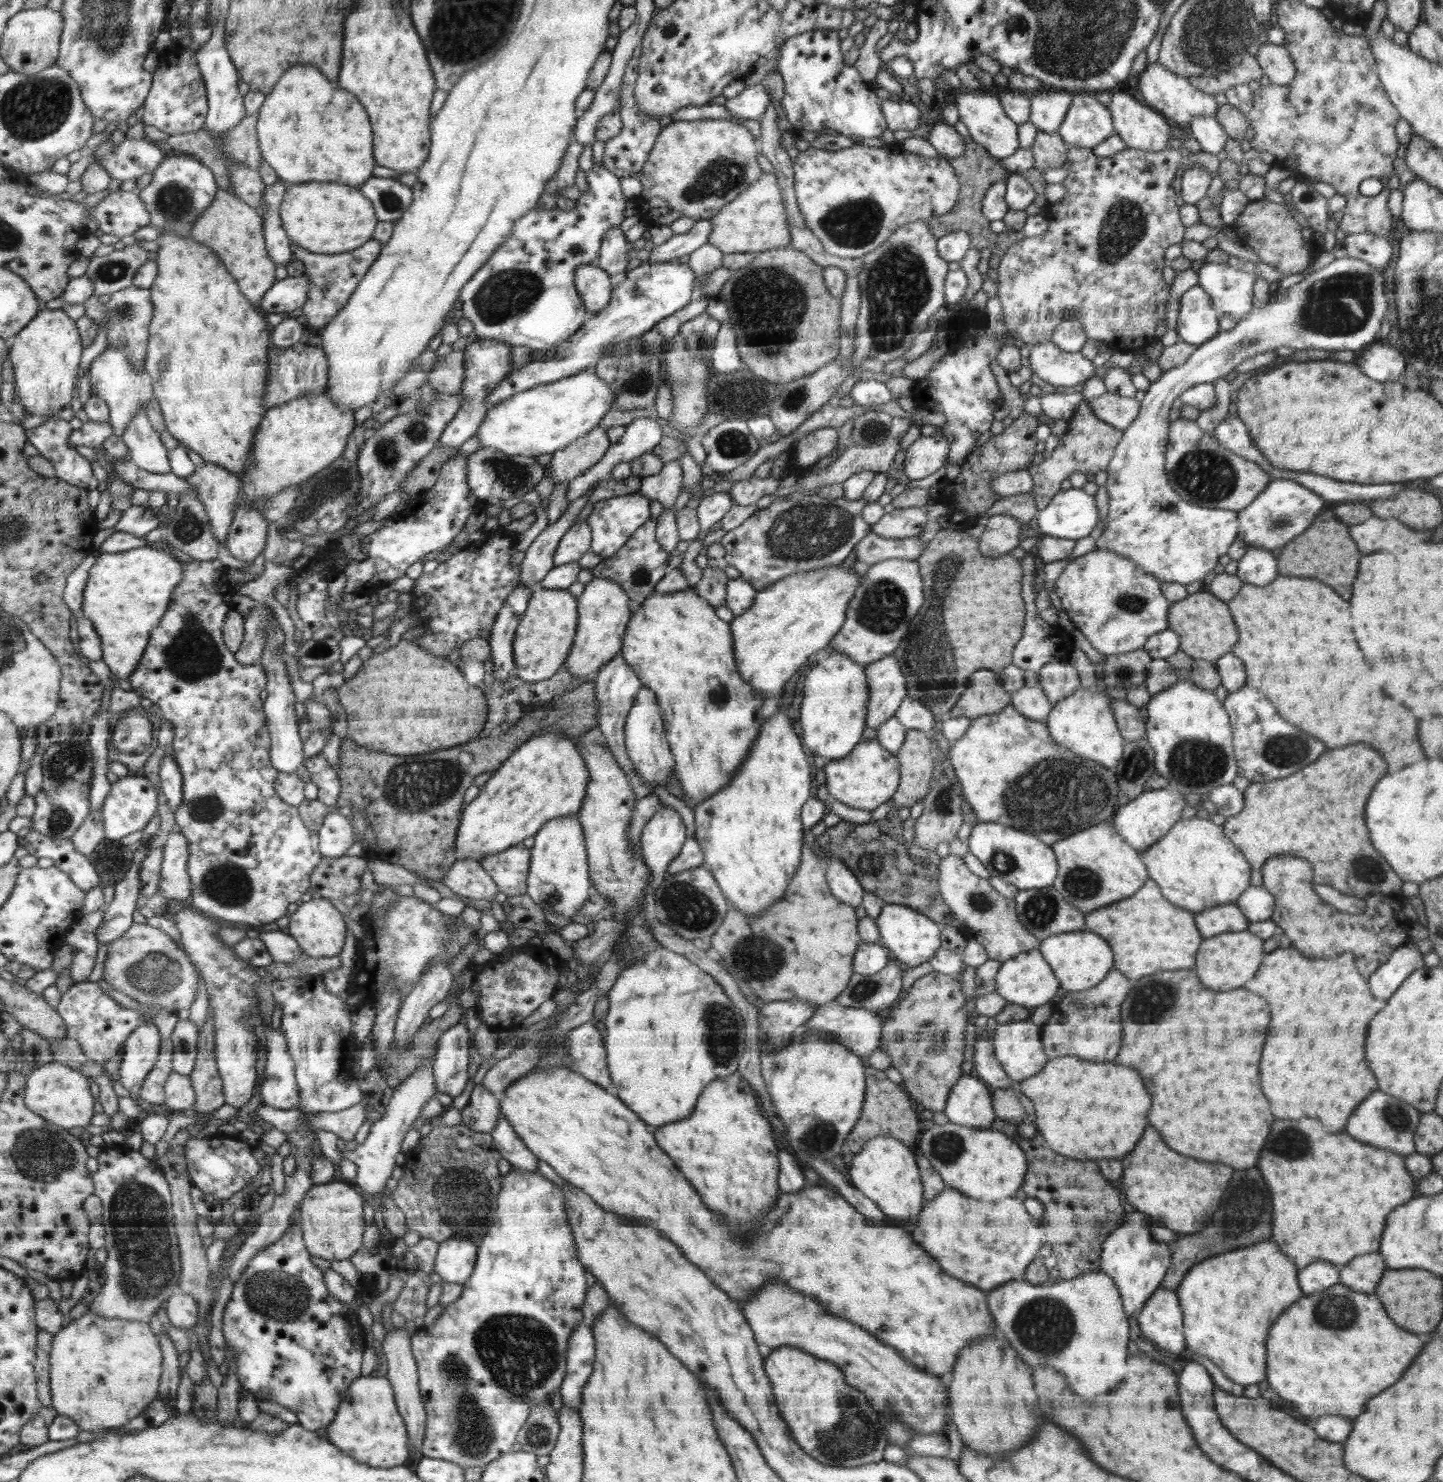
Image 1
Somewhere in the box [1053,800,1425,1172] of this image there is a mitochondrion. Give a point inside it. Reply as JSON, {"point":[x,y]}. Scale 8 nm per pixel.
{"point":[1143,1008]}

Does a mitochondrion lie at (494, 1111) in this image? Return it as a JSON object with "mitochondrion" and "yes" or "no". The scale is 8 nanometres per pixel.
{"mitochondrion":"no"}

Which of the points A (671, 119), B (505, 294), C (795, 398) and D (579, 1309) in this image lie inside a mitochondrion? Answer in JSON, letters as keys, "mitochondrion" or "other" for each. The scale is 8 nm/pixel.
{"A":"other","B":"mitochondrion","C":"mitochondrion","D":"other"}

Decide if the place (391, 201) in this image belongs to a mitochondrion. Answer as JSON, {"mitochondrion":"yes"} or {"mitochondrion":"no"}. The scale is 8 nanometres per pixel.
{"mitochondrion":"yes"}

